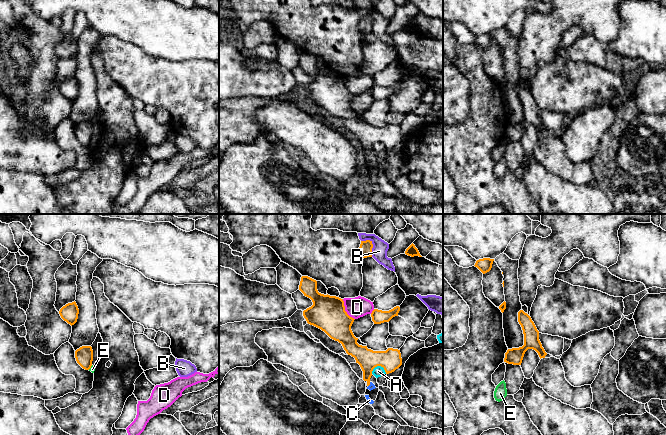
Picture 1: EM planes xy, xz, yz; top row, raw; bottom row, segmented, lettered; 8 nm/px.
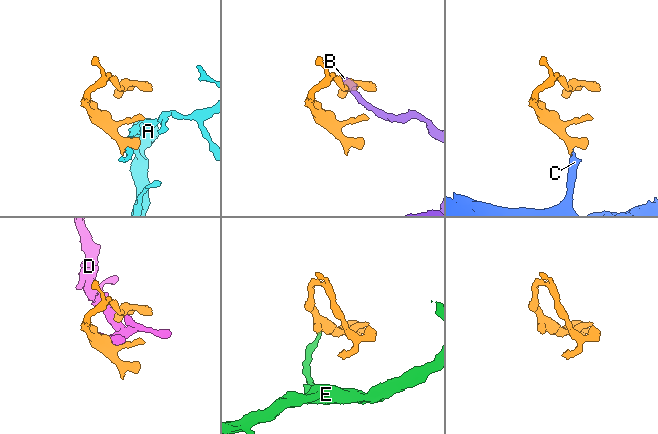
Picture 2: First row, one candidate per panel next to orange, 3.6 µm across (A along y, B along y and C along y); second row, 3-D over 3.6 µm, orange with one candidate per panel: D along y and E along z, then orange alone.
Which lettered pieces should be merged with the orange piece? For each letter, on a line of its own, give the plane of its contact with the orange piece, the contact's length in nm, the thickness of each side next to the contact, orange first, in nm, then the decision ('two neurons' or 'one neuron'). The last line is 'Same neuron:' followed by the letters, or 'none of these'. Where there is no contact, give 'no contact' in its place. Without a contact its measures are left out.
A: xz | 130 nm | 170/90 nm | two neurons
B: xz | 160 nm | 110/130 nm | two neurons
C: xz | 40 nm | 160/50 nm | one neuron
D: xz | 190 nm | 280/170 nm | two neurons
E: xy | 50 nm | 140/50 nm | two neurons
Same neuron: C

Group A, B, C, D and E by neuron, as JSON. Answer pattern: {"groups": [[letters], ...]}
{"groups": [["A"], ["B"], ["C"], ["D"], ["E"]]}

